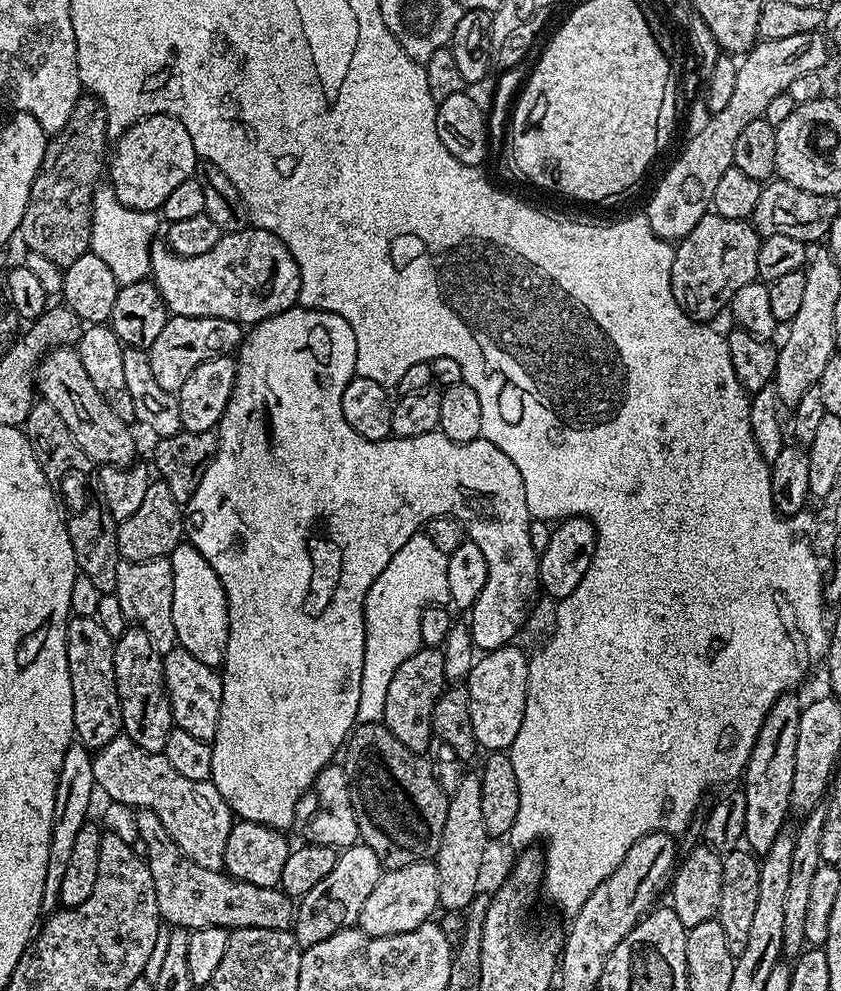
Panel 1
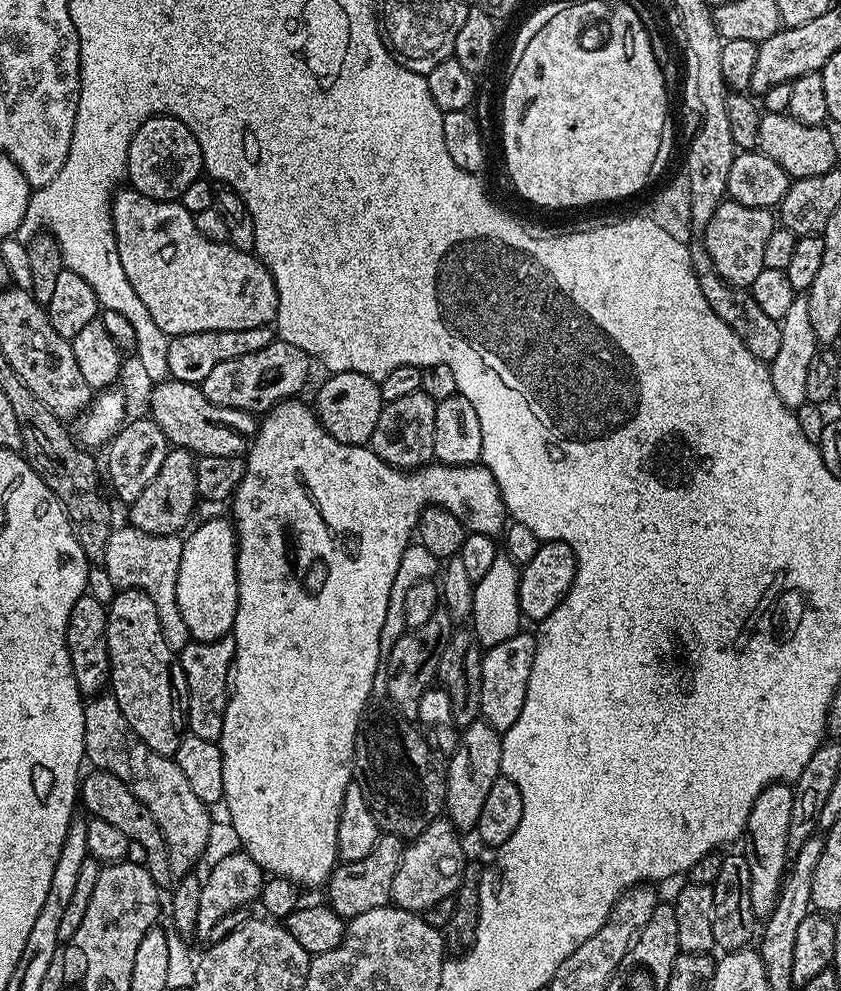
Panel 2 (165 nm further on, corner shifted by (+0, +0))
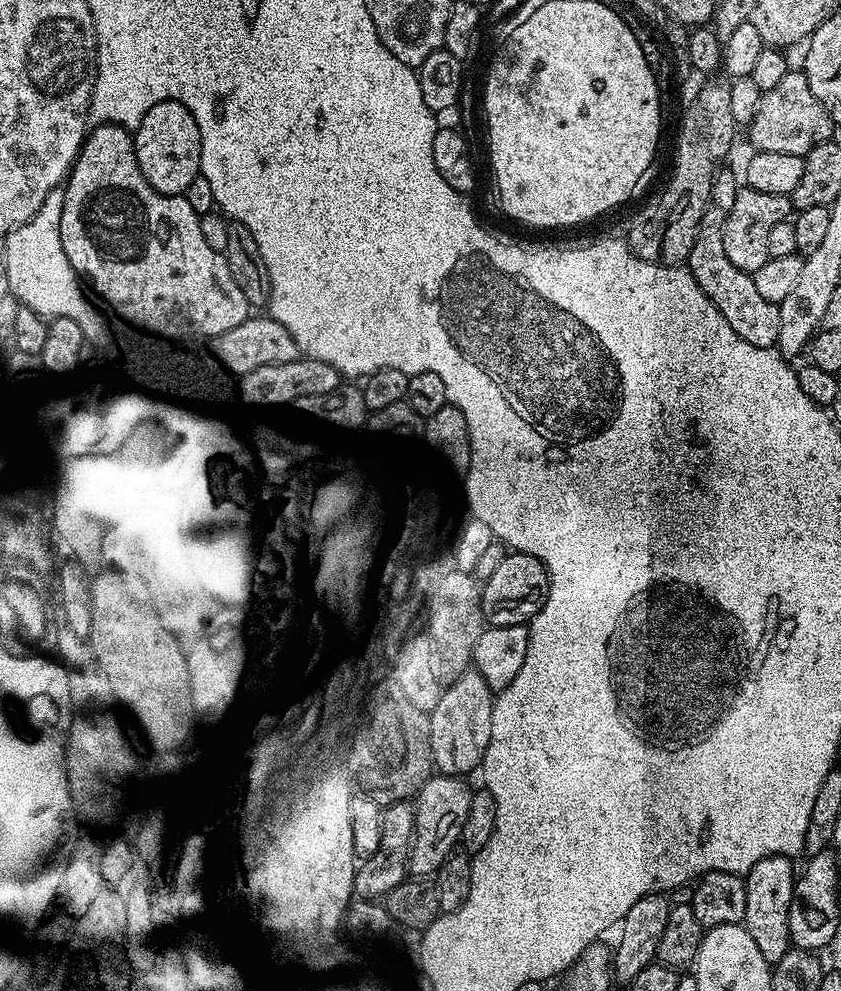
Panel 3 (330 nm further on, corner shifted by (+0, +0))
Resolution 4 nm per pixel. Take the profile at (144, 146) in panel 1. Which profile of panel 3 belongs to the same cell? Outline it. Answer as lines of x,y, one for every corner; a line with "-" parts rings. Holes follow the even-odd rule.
163,100
158,102
142,118
142,122
134,129
134,143
136,145
136,157
142,174
148,180
148,184
165,192
168,196
178,196
187,193
194,178
202,172
202,153
204,142
200,138
200,127
192,112
181,100

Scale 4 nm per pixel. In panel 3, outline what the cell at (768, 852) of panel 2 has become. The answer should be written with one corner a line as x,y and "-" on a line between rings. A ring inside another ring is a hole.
767,856
762,858
746,874
746,914
744,928
754,938
762,958
770,966
775,966
788,953
790,947
790,902
796,889
797,869
792,869
793,861
786,856

